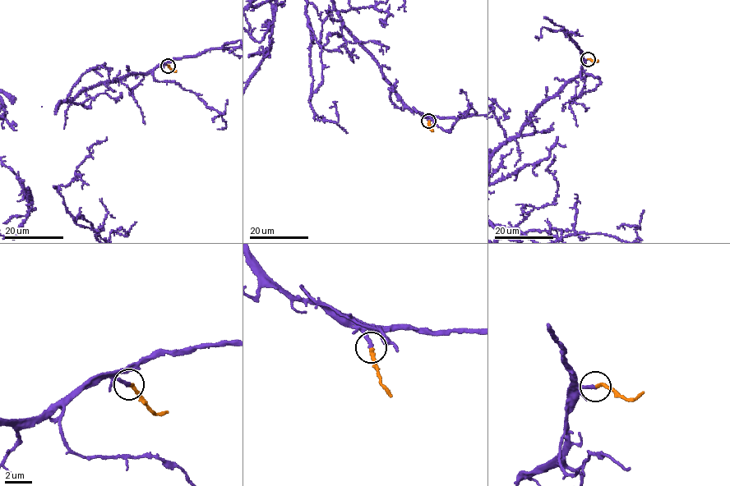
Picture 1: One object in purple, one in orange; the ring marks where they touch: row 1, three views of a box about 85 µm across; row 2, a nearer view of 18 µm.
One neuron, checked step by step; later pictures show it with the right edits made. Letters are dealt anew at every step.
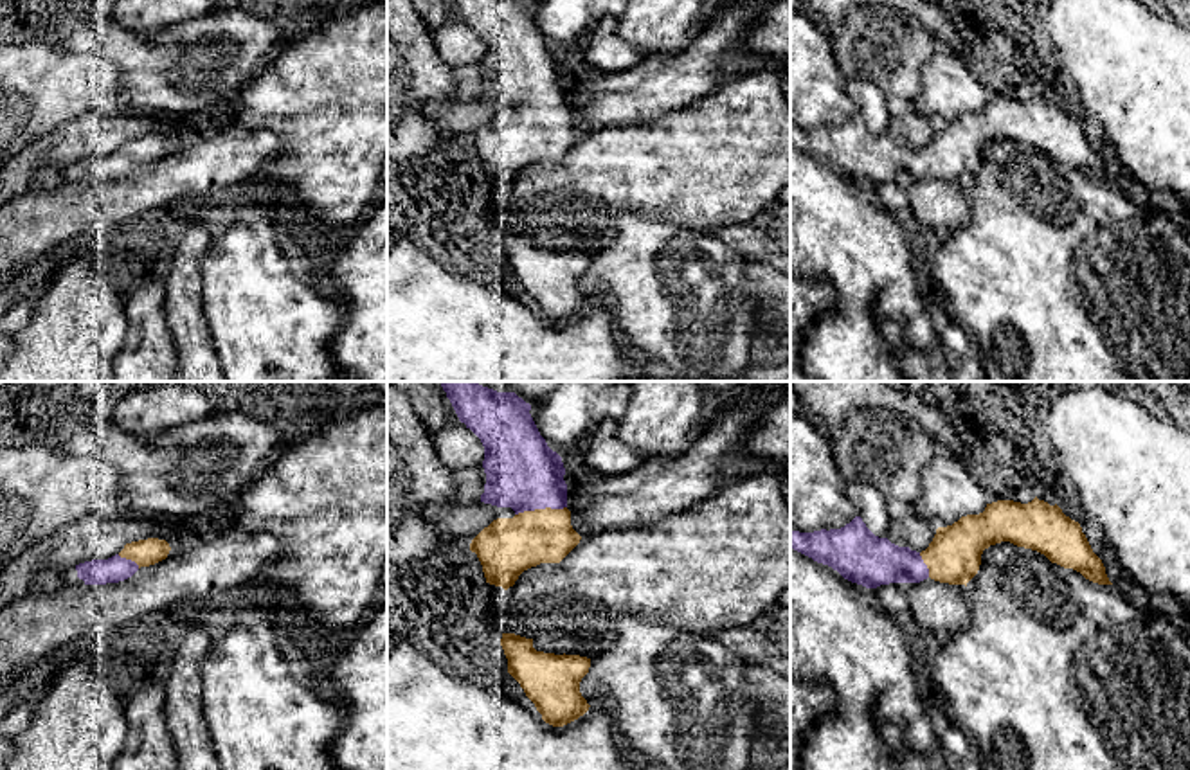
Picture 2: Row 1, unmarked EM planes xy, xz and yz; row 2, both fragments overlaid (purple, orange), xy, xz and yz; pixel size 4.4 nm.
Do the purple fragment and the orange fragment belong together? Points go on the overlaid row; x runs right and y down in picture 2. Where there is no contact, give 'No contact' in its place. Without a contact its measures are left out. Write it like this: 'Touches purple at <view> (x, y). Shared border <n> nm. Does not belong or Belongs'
Touches purple at xz (540, 508). Shared border 240 nm. Belongs

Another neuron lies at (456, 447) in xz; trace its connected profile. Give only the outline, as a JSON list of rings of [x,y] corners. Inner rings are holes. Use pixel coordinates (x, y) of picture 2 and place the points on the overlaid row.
[[[448,421],[432,434],[436,455],[450,470],[482,466],[484,446],[481,439],[461,421]]]

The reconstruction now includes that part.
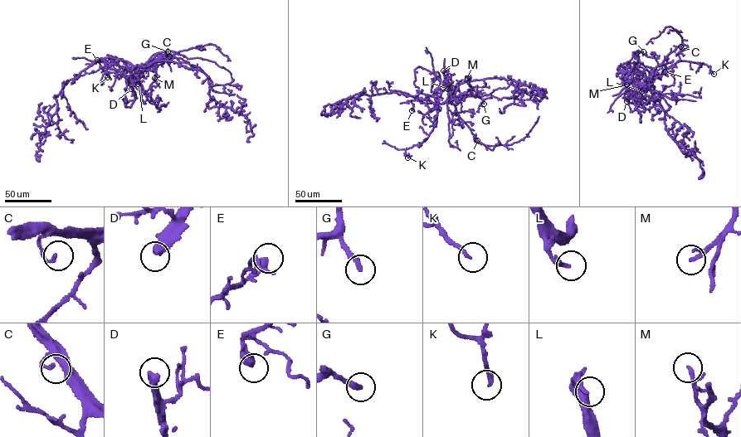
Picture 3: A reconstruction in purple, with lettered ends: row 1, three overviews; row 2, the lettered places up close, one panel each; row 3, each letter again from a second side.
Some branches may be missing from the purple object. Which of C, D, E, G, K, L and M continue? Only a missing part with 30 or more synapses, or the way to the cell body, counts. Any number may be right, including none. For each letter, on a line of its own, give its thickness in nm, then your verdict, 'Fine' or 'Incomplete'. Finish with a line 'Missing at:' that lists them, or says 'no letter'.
C: Thickness 160 nm. Fine
D: Thickness 440 nm. Incomplete
E: Thickness 480 nm. Fine
G: Thickness 220 nm. Fine
K: Thickness 160 nm. Fine
L: Thickness 220 nm. Incomplete
M: Thickness 240 nm. Incomplete
Missing at: D, L, M

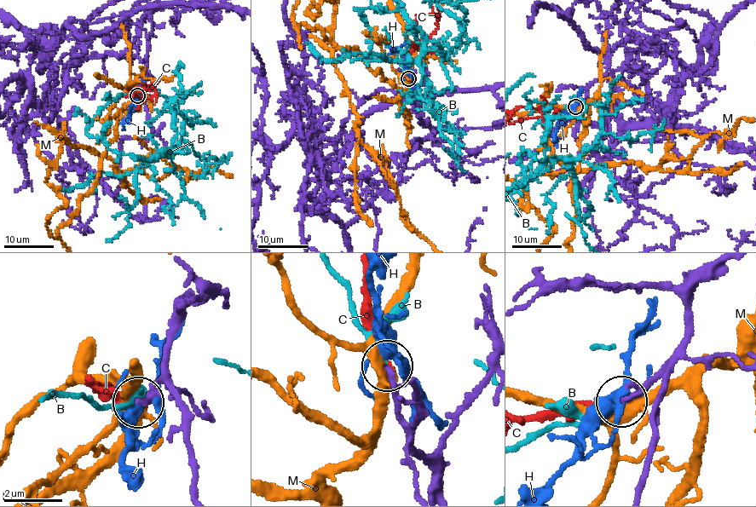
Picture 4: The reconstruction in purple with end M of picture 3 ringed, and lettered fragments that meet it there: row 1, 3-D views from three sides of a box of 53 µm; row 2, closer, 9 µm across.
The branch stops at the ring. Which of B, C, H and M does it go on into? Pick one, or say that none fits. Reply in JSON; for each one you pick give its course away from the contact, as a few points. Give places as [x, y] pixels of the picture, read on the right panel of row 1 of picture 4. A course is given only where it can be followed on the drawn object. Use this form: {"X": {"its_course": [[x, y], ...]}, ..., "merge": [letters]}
{"merge": ["C"]}

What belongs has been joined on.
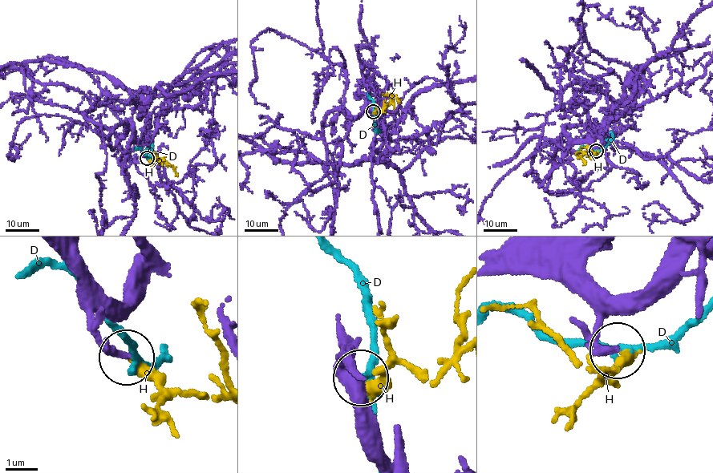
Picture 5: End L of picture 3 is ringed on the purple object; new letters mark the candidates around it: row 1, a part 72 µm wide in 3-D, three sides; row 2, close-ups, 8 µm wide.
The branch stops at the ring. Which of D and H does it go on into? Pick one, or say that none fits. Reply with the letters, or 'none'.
H

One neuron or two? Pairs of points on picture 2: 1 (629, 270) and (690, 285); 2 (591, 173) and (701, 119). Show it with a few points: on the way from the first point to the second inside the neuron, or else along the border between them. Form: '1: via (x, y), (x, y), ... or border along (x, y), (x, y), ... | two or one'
1: via (643, 276), (654, 276), (665, 285), (676, 285) | one
2: via (618, 170), (652, 168), (674, 146) | one

